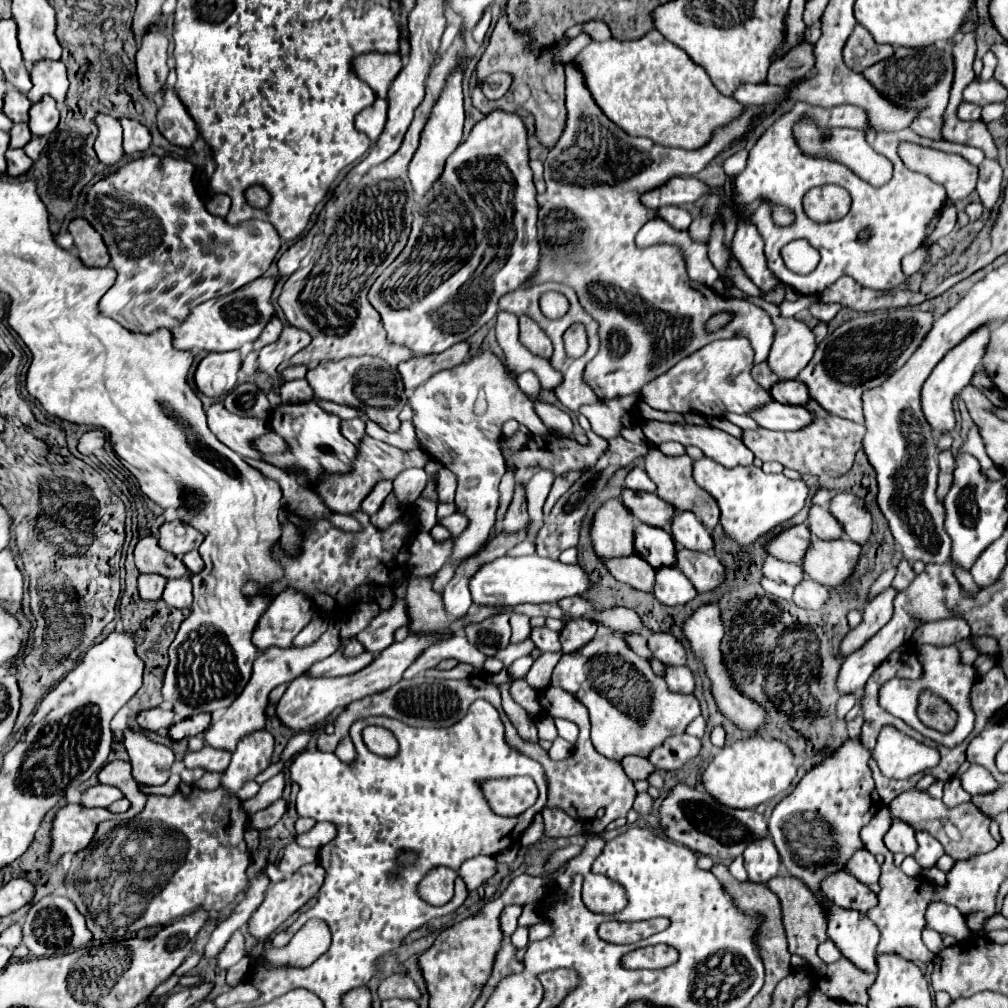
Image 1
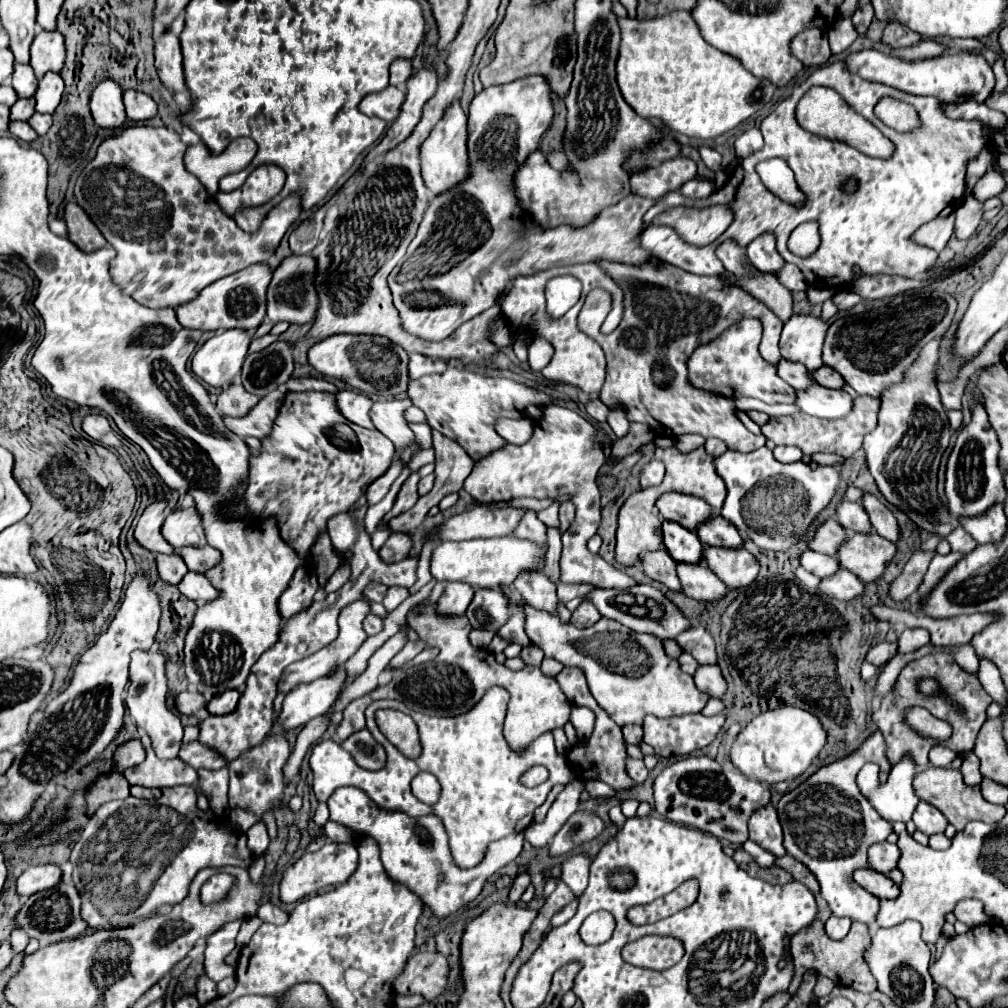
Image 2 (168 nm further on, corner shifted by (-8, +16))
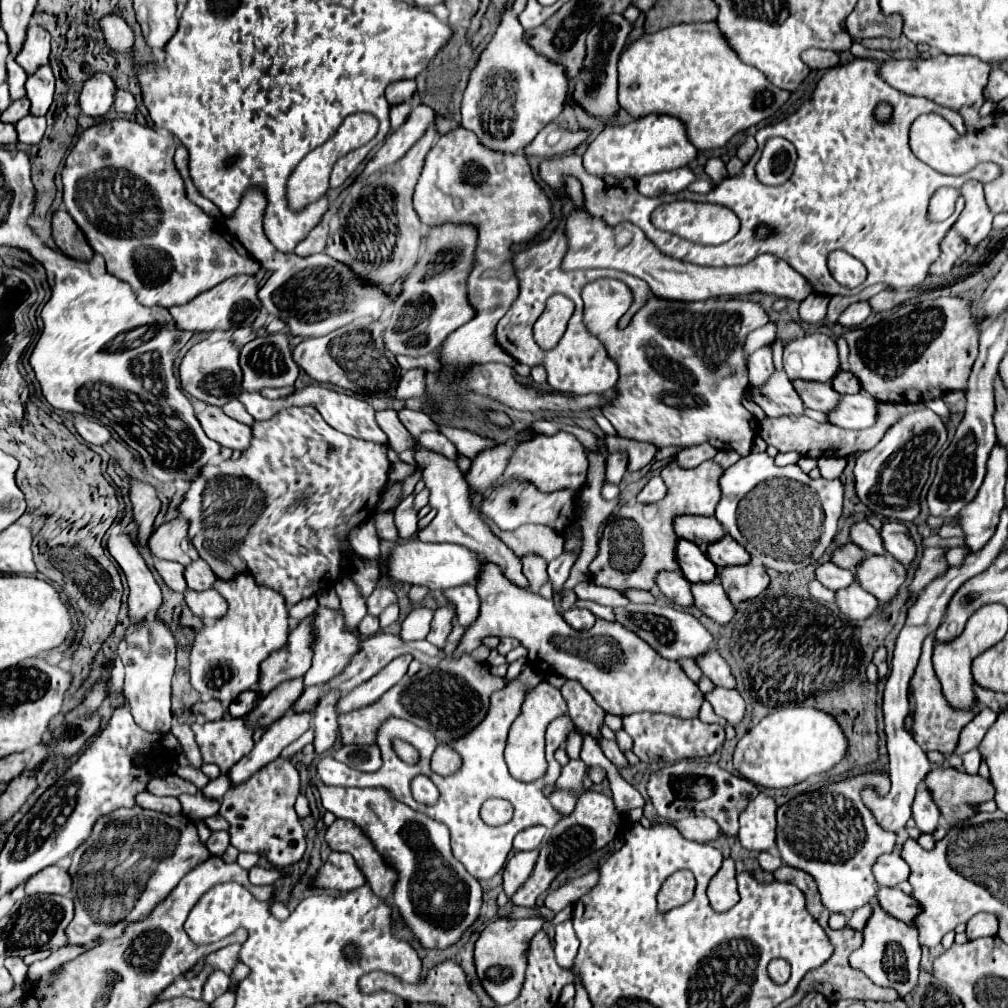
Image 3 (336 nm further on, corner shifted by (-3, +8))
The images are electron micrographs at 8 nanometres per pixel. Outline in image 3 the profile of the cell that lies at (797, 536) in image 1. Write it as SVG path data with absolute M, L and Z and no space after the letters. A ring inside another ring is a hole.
M853 542L845 544L843 548L835 550L835 554L833 554L833 562L835 562L837 566L849 568L849 570L855 570L865 558L867 558L867 554L865 554L859 546L855 546Z

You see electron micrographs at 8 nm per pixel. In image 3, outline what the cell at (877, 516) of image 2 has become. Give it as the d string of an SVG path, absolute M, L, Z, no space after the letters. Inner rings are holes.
M885 522L881 528L881 538L883 538L885 550L897 562L901 562L905 568L909 568L917 556L917 546L915 546L913 538L909 536L909 528L901 522Z

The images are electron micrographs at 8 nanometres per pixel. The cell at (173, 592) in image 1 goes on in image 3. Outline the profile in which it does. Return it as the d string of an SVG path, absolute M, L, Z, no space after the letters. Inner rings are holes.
M203 590L203 592L185 592L185 602L189 610L199 616L205 624L213 624L215 620L227 614L227 600L217 590Z

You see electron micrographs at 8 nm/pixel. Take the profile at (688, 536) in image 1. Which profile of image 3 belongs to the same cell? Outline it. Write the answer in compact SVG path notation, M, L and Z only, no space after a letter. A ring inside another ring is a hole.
M725 536L719 542L713 542L707 548L707 556L719 566L739 566L739 564L749 564L751 556L747 554L747 550L743 550L731 536Z

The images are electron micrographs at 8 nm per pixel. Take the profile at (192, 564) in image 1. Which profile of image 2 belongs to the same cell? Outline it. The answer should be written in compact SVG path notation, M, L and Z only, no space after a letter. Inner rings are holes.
M206 544L202 548L192 548L192 546L182 548L180 556L186 562L188 570L192 570L192 572L206 572L208 568L216 566L220 560L220 552L216 548L212 548L210 544Z

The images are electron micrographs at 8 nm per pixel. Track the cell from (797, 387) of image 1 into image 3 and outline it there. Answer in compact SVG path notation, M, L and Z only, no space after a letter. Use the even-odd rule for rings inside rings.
M839 372L839 374L833 378L833 388L835 388L839 394L857 394L857 392L861 392L859 380L855 378L853 372Z

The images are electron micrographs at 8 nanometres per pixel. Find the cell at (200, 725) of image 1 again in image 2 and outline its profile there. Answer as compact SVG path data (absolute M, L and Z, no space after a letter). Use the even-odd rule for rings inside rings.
M228 690L228 692L222 692L220 696L214 696L208 704L206 704L206 710L210 714L228 714L236 708L238 704L238 690Z

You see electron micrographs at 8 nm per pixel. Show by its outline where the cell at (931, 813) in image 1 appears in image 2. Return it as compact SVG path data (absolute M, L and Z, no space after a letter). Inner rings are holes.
M924 768L914 776L912 784L914 784L916 796L920 800L936 806L956 830L962 830L972 820L980 820L980 822L986 822L986 824L996 824L1004 818L1004 806L996 806L996 804L986 802L980 794L980 786L966 786L964 780L962 780L960 770Z

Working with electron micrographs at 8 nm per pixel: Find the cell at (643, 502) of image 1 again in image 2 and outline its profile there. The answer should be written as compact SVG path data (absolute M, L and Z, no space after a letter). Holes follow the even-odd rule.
M668 492L660 496L656 508L666 520L676 520L688 530L696 530L700 522L712 516L712 508L704 500L688 494L678 494L678 492Z

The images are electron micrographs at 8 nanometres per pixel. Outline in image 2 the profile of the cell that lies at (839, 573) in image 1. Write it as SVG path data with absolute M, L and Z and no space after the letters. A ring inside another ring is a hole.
M876 532L852 534L844 544L840 544L836 558L842 568L856 574L862 582L874 582L882 576L884 564L892 560L894 550L894 544Z

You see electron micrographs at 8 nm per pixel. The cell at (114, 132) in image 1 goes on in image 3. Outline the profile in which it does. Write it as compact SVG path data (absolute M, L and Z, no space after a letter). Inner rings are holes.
M97 72L89 80L85 80L83 90L79 94L79 106L87 116L101 118L107 114L107 110L113 106L113 96L115 96L115 82L111 76Z

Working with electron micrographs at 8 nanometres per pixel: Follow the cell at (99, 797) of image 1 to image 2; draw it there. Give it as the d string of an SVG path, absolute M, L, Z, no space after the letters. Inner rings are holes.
M143 732L140 741L146 750L146 759L142 764L124 770L124 778L130 784L138 786L150 786L150 788L164 788L164 786L178 786L178 784L194 784L198 780L198 774L192 766L176 760L158 760L154 756L150 737Z

